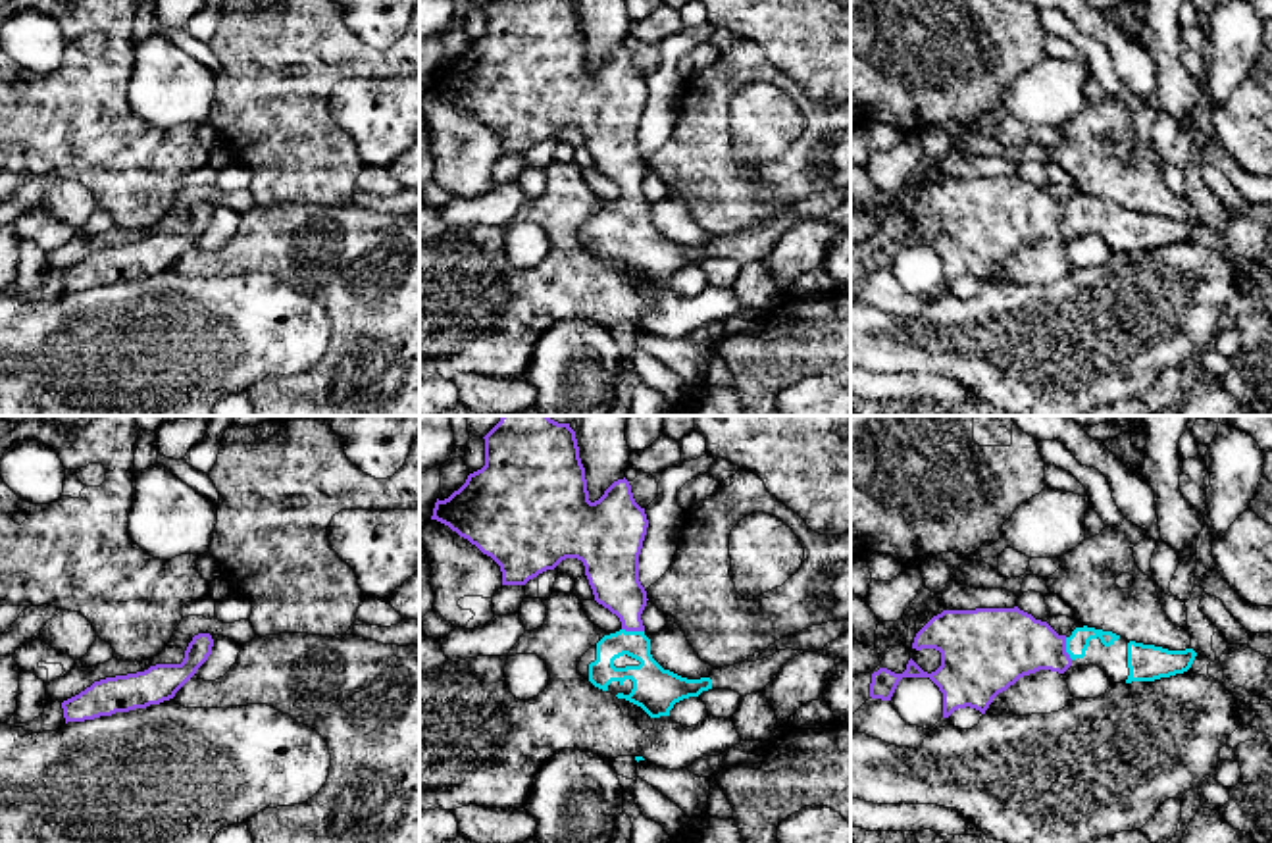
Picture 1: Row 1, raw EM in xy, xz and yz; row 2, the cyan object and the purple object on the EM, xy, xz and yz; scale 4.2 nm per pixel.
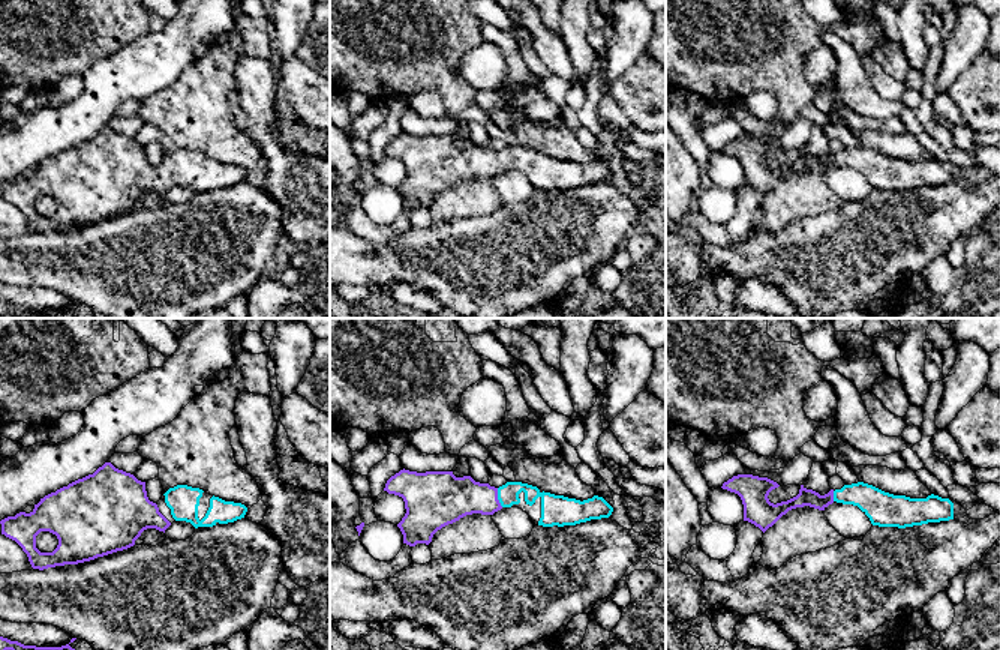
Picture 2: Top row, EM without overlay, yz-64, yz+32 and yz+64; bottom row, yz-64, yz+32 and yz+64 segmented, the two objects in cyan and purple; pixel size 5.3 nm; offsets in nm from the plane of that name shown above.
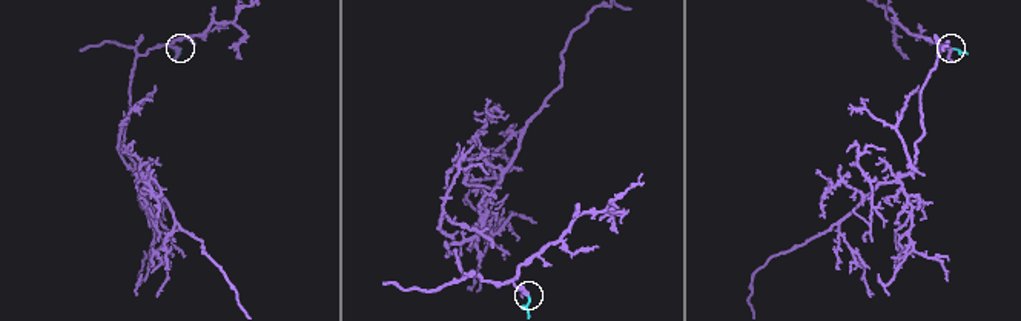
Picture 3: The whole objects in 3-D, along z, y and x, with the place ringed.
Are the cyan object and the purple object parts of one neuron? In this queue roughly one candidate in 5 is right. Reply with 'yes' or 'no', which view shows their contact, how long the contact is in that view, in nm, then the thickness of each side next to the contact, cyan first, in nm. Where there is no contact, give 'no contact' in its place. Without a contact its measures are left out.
yes | xz | 100 nm | 180/200 nm

